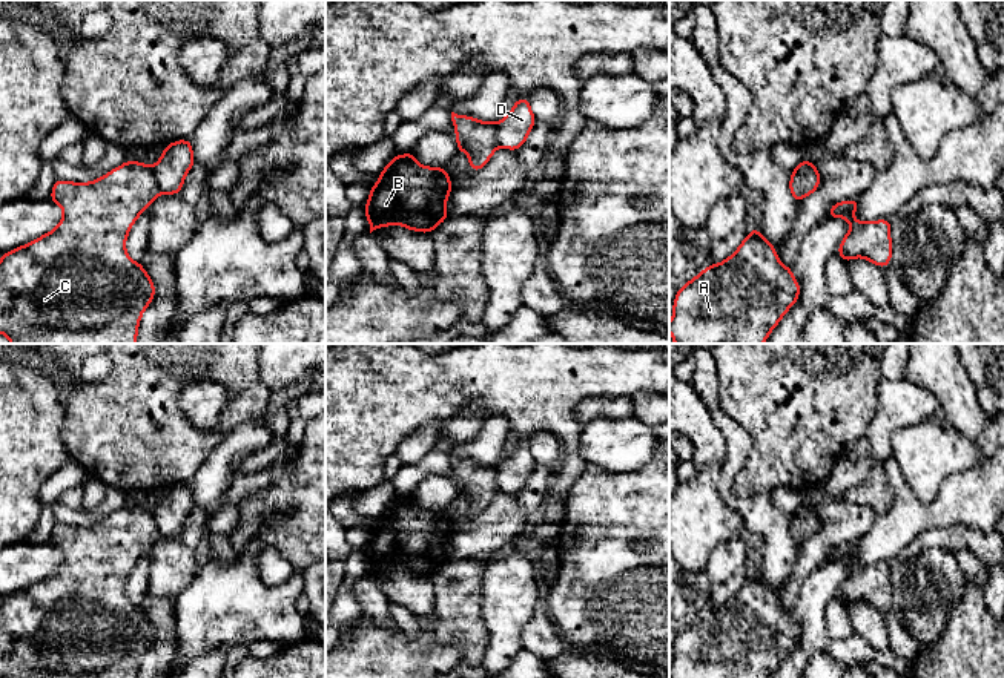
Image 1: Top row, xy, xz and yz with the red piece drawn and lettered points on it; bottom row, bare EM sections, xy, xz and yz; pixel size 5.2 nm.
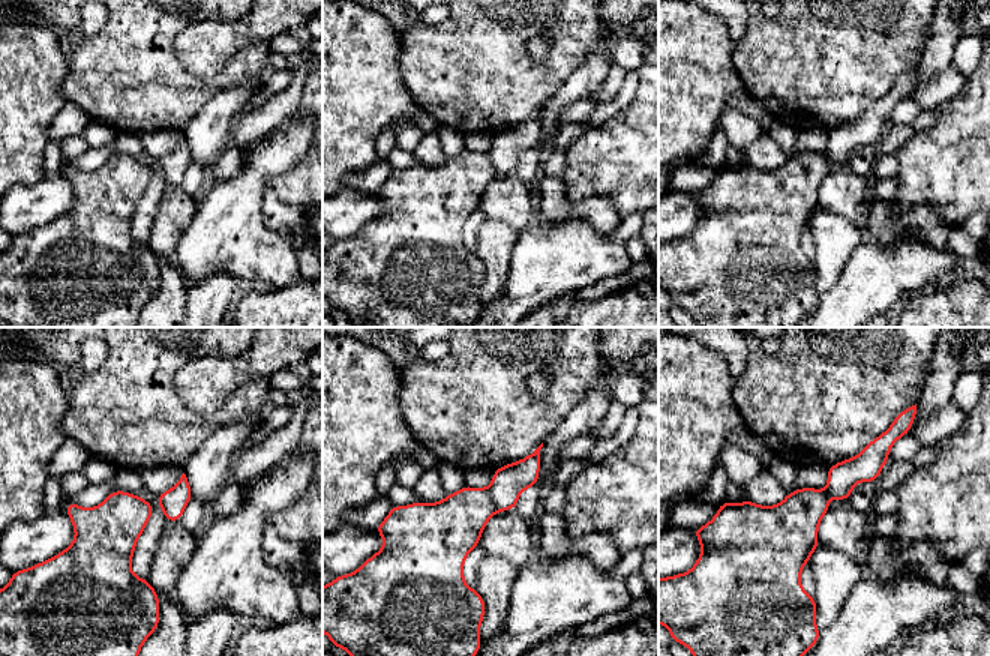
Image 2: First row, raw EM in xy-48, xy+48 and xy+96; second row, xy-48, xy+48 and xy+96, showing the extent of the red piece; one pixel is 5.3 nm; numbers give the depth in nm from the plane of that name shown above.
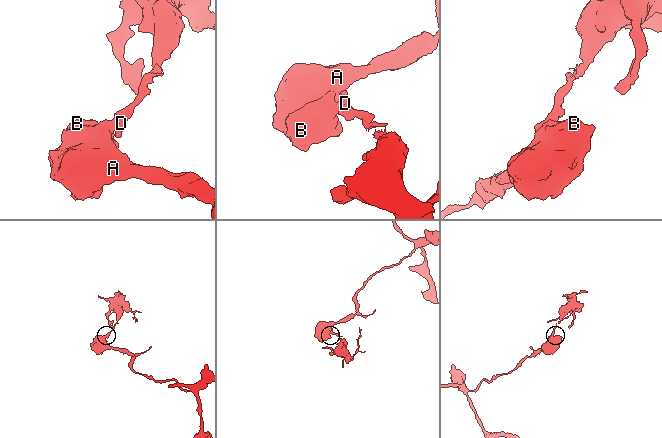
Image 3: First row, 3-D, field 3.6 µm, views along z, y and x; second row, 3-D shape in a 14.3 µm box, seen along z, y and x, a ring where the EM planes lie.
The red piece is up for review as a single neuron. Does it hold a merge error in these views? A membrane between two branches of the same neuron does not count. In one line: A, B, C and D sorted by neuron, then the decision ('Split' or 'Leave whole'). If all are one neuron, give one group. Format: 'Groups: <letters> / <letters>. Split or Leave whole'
Groups: A B C / D. Split

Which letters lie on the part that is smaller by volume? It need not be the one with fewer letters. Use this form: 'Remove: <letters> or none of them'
Remove: D

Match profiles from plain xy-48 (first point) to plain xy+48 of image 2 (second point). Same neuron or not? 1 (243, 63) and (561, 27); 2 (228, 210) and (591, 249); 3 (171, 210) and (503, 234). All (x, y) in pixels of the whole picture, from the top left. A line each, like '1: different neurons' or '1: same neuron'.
1: same neuron
2: same neuron
3: different neurons

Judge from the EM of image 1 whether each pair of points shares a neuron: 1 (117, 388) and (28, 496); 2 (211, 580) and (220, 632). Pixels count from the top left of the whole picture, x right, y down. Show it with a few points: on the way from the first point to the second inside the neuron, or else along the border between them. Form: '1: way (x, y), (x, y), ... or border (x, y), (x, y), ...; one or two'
1: border (65, 413), (62, 436), (63, 447), (71, 459); two
2: way (220, 592), (220, 620); one

